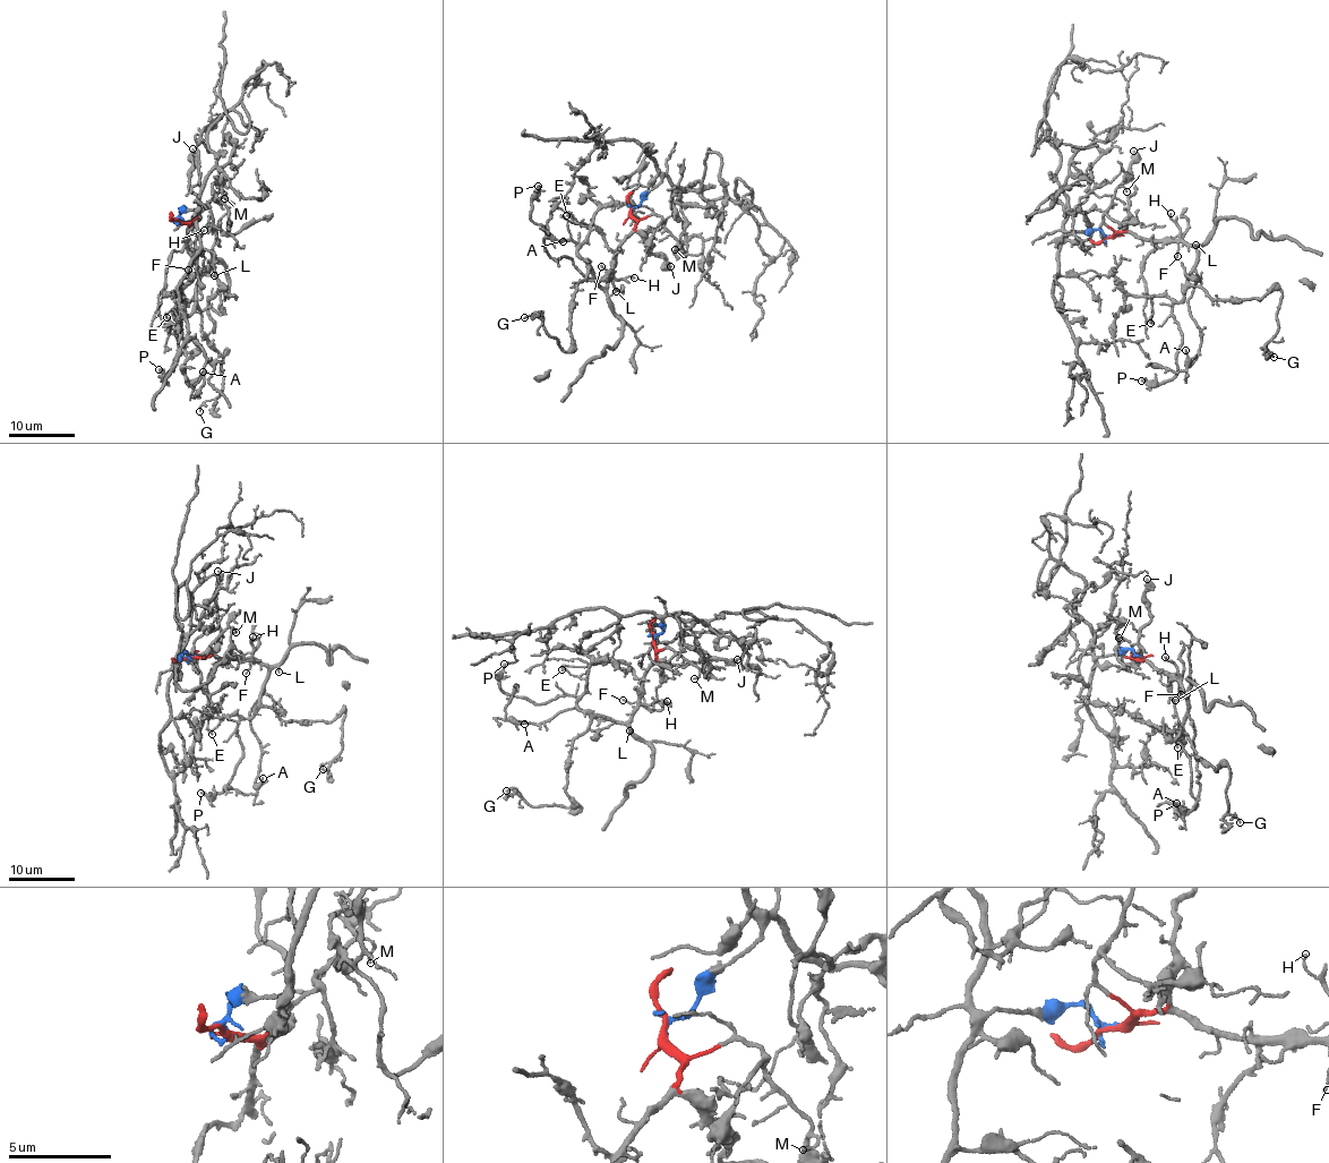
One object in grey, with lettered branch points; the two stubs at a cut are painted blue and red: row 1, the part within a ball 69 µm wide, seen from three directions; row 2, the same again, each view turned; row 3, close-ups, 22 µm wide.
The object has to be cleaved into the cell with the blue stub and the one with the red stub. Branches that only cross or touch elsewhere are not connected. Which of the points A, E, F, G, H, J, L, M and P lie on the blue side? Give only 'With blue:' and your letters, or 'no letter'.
With blue: no letter

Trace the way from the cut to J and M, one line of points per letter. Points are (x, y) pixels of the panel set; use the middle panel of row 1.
J: (631, 210), (636, 227), (654, 246), (649, 253), (671, 266)
M: (631, 210), (637, 219), (653, 214), (662, 217), (665, 227), (678, 242), (679, 247), (674, 248)

